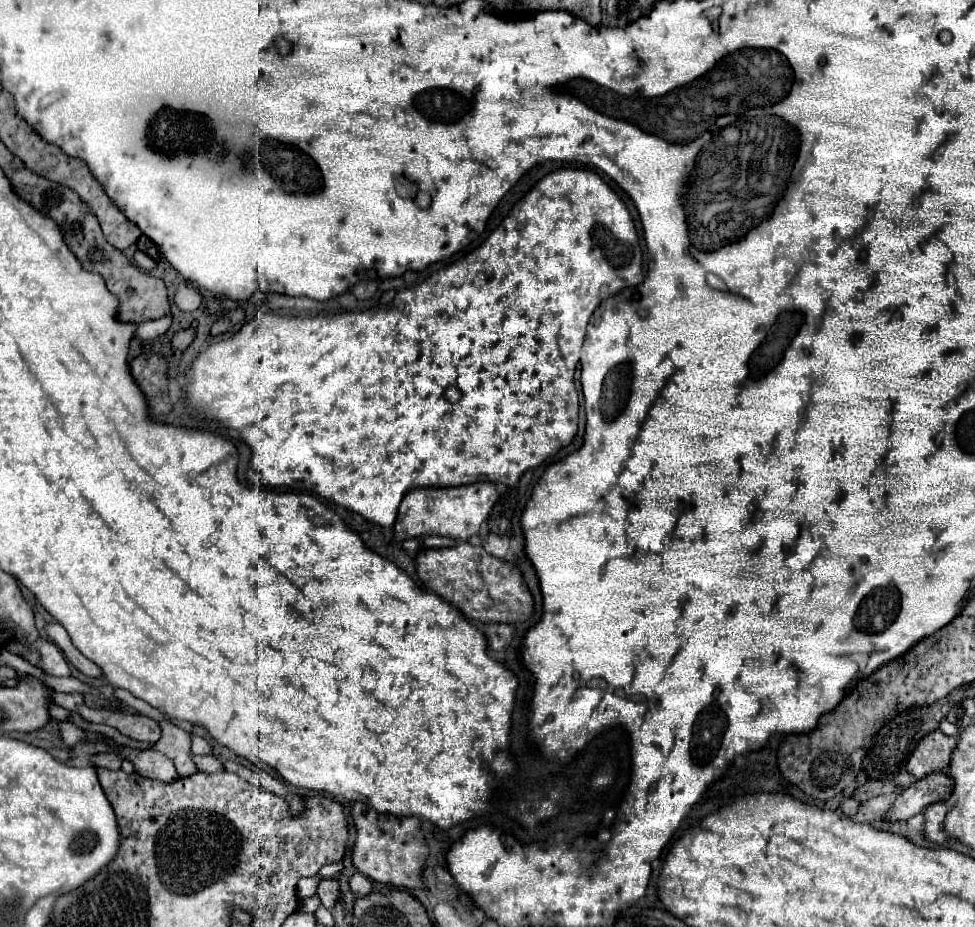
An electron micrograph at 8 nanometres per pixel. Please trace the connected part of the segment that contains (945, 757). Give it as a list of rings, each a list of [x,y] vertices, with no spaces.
[[[939,730],[927,734],[919,742],[915,752],[911,754],[911,758],[907,762],[907,772],[913,774],[915,778],[923,778],[931,772],[947,770],[949,760],[951,760],[951,752],[955,750],[955,746],[957,746],[955,738],[945,736]]]

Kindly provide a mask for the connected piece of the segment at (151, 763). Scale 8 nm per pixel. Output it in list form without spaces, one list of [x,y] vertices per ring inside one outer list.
[[[125,748],[121,752],[121,756],[129,758],[135,764],[135,770],[145,778],[153,778],[153,780],[161,780],[161,782],[173,782],[179,778],[173,762],[161,752]]]

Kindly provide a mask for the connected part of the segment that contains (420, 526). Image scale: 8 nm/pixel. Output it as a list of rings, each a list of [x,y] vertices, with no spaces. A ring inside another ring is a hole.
[[[477,482],[459,488],[415,488],[405,494],[397,526],[393,526],[395,540],[423,538],[423,536],[447,536],[453,540],[467,542],[473,536],[479,536],[481,524],[489,518],[493,506],[499,500],[499,492],[491,482]]]

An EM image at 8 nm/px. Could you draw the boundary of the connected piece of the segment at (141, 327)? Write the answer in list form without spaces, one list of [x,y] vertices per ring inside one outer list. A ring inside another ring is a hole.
[[[171,316],[161,318],[161,320],[151,320],[151,322],[137,324],[135,338],[137,340],[153,340],[153,338],[159,338],[161,334],[165,334],[169,330],[169,326],[171,326]]]

